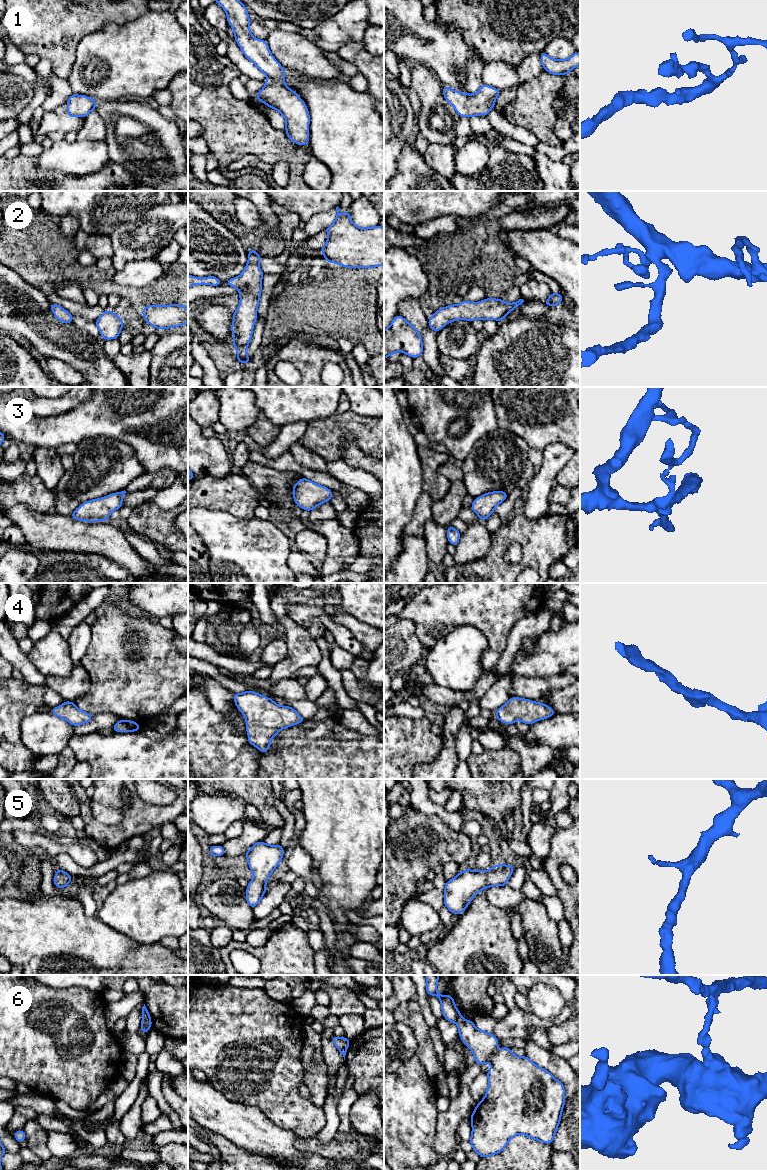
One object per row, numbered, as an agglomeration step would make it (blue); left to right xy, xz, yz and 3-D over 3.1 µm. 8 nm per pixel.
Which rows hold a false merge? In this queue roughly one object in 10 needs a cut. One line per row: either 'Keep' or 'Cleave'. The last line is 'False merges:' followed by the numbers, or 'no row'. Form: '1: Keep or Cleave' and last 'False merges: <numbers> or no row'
1: Keep
2: Keep
3: Keep
4: Keep
5: Keep
6: Cleave
False merges: 6

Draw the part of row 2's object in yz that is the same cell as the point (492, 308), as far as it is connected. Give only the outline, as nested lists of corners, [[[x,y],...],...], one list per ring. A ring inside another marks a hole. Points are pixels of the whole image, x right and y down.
[[[522,297],[514,303],[506,303],[503,299],[496,298],[486,298],[476,303],[464,300],[458,306],[451,304],[439,309],[428,319],[428,324],[433,331],[439,332],[448,323],[461,318],[469,322],[475,319],[493,319],[500,322],[512,310],[526,302]]]

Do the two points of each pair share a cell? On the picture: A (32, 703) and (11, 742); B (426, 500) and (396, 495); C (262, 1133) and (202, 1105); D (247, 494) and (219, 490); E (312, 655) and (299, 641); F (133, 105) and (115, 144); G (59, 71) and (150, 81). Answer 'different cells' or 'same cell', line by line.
A: same cell
B: different cells
C: same cell
D: same cell
E: same cell
F: same cell
G: different cells

